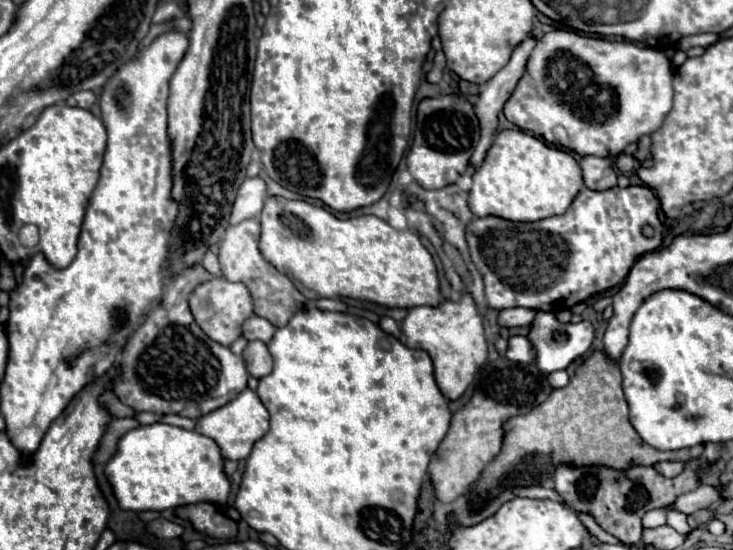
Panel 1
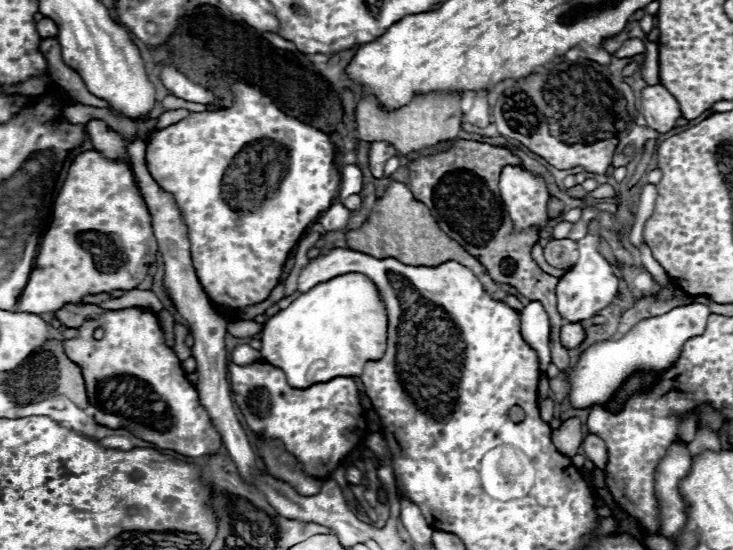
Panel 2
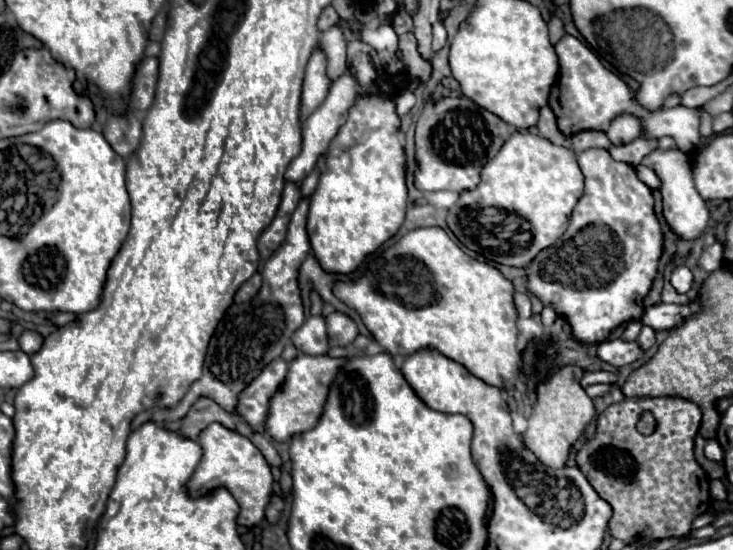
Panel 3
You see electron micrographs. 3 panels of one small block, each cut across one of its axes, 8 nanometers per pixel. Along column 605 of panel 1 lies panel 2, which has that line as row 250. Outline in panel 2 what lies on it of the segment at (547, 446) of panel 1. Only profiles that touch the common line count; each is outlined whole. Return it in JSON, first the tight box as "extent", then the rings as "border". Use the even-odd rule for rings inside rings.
{"extent":[346,182,498,292],"border":[[[392,182],[386,190],[386,194],[374,204],[368,222],[364,222],[358,230],[350,230],[346,234],[348,248],[374,256],[374,258],[398,258],[402,264],[408,266],[438,266],[448,260],[456,260],[462,266],[470,268],[480,282],[486,286],[488,292],[496,292],[498,284],[486,274],[486,268],[472,258],[456,240],[448,238],[430,214],[430,210],[418,202],[414,196],[410,196],[410,190],[402,182]]]}

